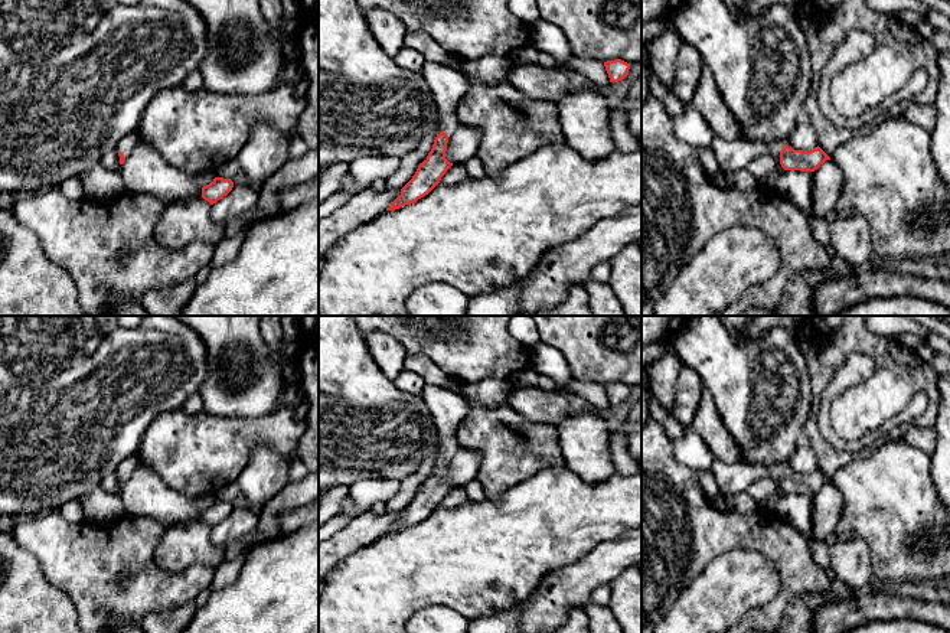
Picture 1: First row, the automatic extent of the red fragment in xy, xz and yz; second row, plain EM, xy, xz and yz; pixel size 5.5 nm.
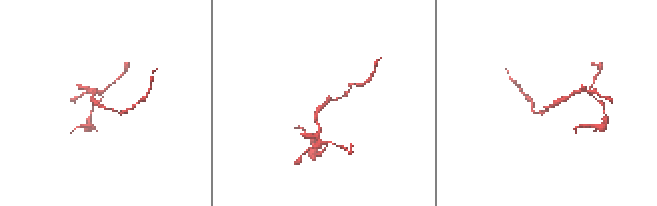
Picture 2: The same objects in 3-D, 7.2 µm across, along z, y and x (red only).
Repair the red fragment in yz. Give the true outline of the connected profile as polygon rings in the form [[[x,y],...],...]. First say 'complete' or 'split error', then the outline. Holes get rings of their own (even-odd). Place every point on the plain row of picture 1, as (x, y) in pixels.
split error; [[[714,460],[711,472],[715,477],[719,493],[724,496],[747,492],[748,487],[761,477],[780,479],[780,487],[784,493],[814,495],[830,480],[817,469],[813,473],[803,474],[789,470],[781,463],[728,464]]]

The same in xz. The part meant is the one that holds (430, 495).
split error; [[[427,384],[421,398],[428,407],[440,434],[443,454],[437,457],[427,482],[418,489],[412,502],[401,512],[401,518],[386,534],[395,534],[428,518],[453,489],[445,482],[448,460],[460,447],[457,431],[469,415],[469,401],[453,389]]]

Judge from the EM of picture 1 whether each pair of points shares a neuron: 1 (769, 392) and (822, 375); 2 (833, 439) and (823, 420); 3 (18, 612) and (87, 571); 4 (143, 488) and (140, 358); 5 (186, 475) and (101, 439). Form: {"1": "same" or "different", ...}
{"1": "different", "2": "same", "3": "different", "4": "different", "5": "different"}

